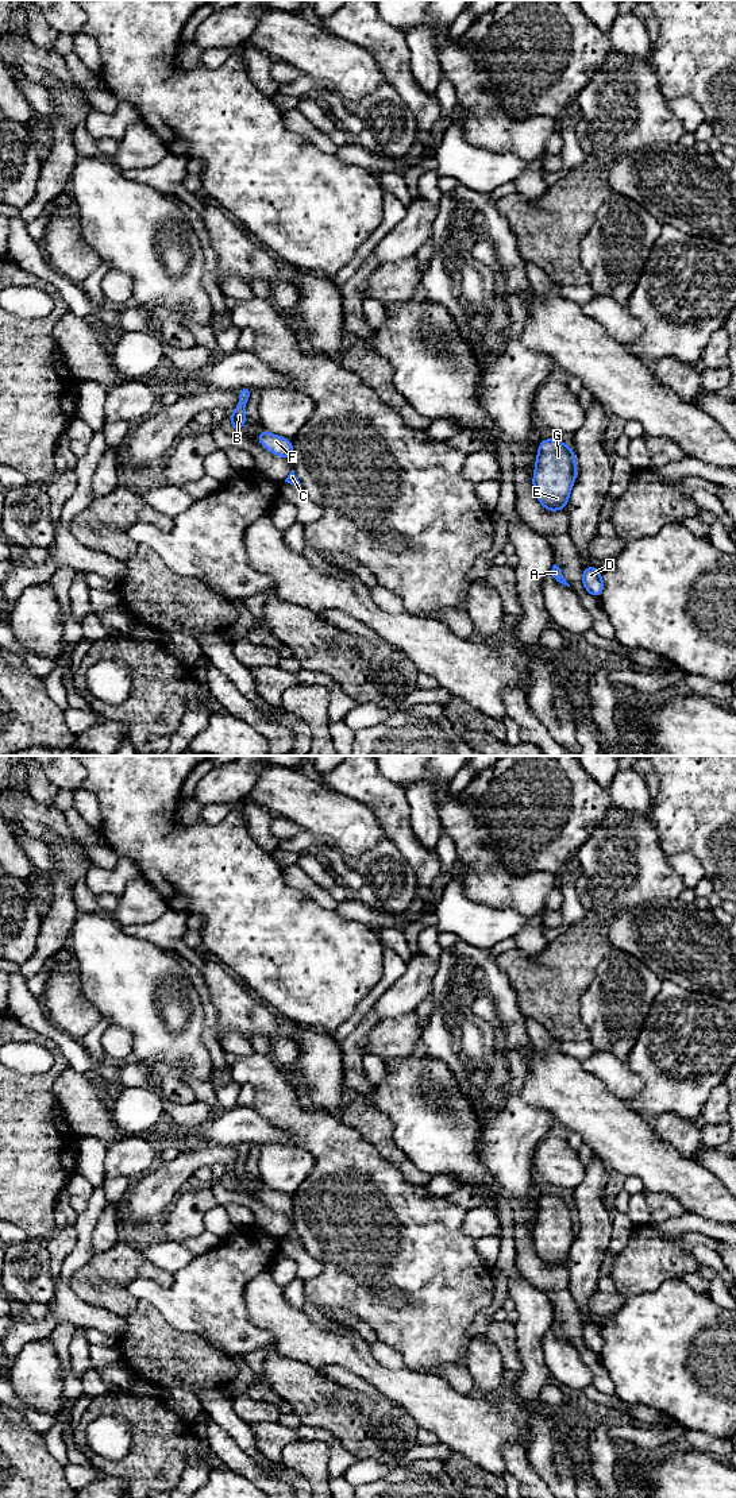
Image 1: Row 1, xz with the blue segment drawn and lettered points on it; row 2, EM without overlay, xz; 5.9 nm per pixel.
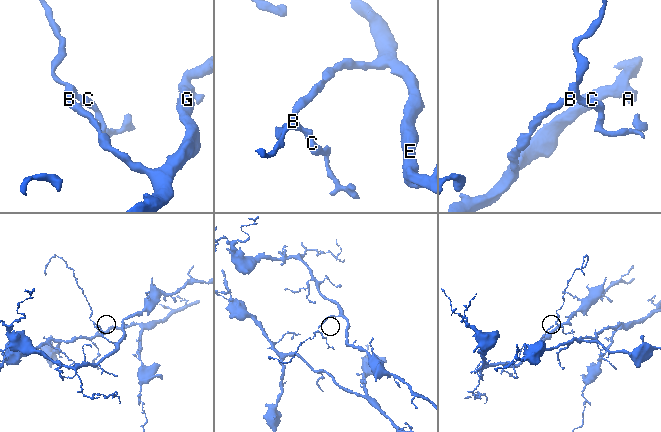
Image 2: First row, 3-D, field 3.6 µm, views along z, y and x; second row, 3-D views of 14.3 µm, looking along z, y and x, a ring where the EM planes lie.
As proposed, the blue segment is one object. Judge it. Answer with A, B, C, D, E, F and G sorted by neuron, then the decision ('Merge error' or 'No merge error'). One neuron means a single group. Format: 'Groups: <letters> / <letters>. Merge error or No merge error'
Groups: A B C D E F G. No merge error

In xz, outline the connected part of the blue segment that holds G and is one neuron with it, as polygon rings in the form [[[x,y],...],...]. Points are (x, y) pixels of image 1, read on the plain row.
[[[542,1194],[533,1228],[533,1247],[548,1267],[566,1265],[577,1232],[575,1211],[570,1201]]]

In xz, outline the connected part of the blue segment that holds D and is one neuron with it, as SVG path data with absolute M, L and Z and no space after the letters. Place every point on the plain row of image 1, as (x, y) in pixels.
M593 1320L582 1327L582 1339L583 1339L585 1346L590 1351L597 1352L597 1354L600 1354L605 1343L601 1333L601 1327L597 1325Z

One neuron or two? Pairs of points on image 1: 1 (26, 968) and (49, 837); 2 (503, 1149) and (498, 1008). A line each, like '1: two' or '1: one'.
1: one
2: one

